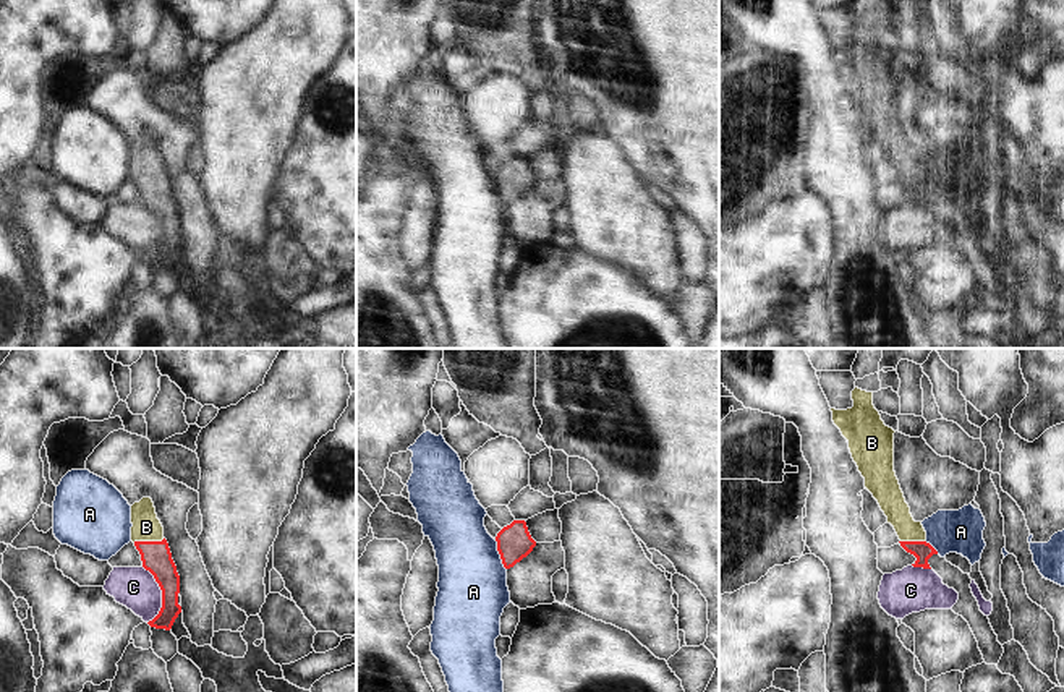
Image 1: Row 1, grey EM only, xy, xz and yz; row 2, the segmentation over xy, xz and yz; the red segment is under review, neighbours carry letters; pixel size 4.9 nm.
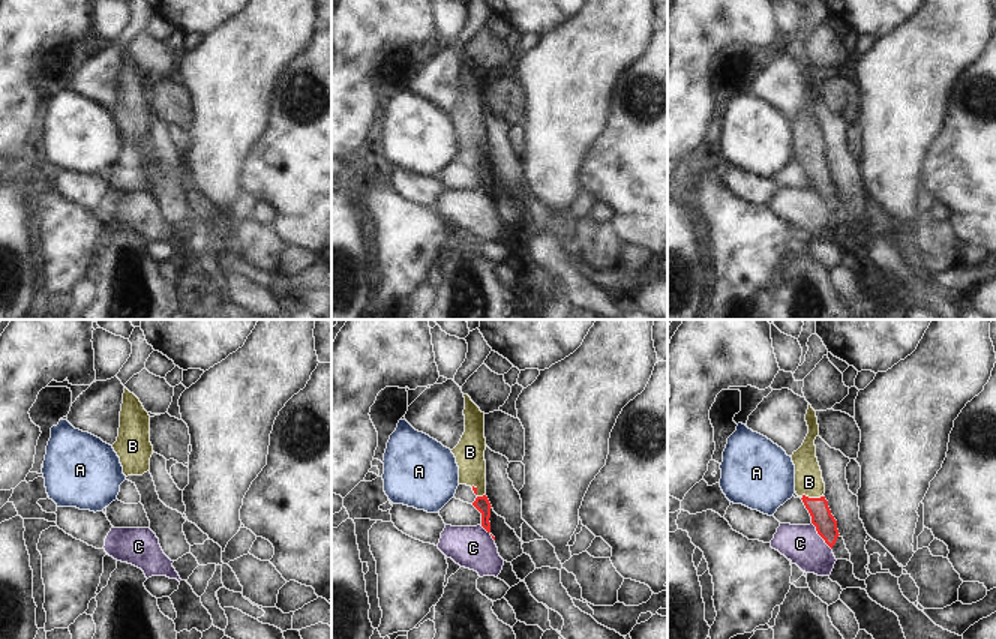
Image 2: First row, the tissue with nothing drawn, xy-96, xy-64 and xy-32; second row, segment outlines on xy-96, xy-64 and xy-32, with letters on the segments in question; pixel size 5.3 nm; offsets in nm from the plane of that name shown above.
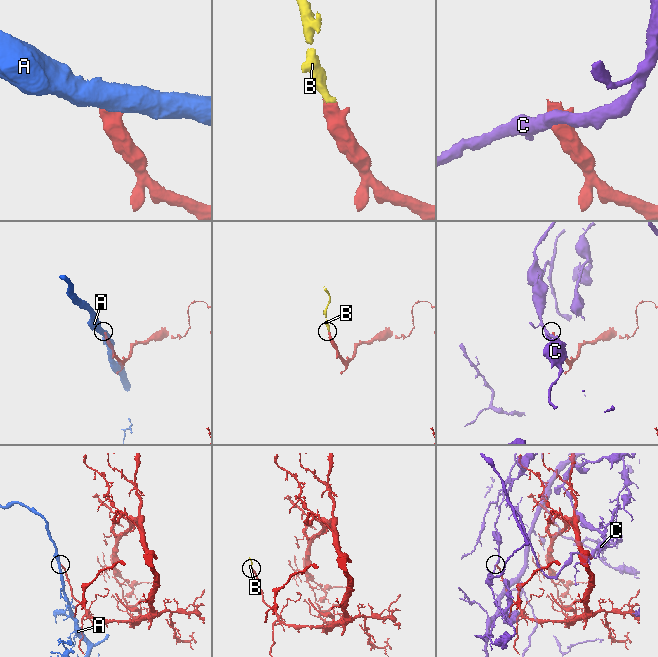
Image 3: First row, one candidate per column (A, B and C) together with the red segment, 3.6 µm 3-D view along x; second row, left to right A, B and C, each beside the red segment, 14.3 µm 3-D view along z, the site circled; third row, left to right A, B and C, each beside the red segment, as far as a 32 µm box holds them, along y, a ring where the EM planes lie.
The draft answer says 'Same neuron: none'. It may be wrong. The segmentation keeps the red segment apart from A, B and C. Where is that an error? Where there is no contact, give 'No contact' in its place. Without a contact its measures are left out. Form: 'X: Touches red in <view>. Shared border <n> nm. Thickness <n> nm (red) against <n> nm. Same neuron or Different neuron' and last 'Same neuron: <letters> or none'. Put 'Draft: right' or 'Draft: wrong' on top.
Draft: wrong
A: Touches red in xz. Shared border 160 nm. Thickness 180 nm (red) against 340 nm. Different neuron
B: Touches red in xy. Shared border 160 nm. Thickness 150 nm (red) against 140 nm. Same neuron
C: Touches red in xy. Shared border 280 nm. Thickness 150 nm (red) against 200 nm. Different neuron
Same neuron: B.

